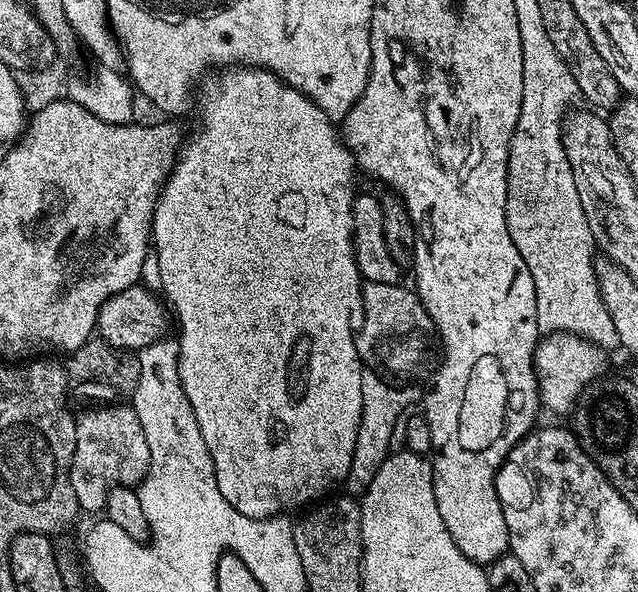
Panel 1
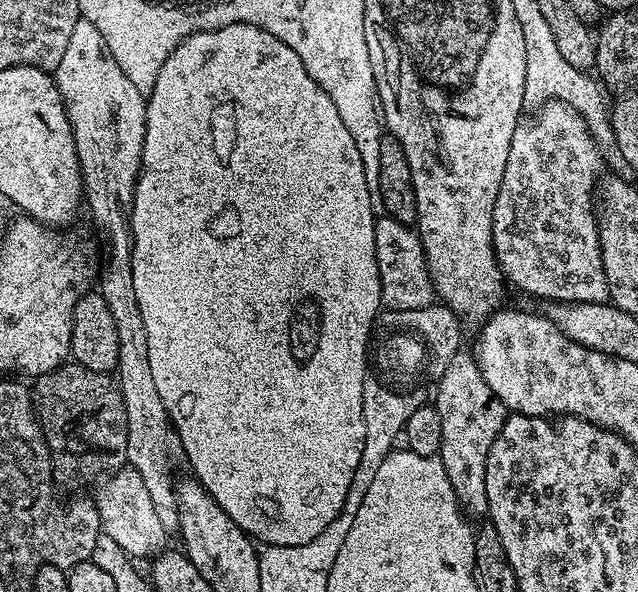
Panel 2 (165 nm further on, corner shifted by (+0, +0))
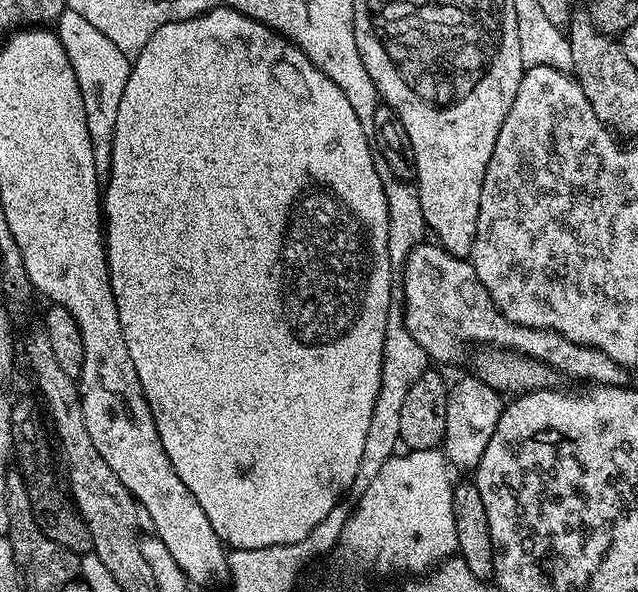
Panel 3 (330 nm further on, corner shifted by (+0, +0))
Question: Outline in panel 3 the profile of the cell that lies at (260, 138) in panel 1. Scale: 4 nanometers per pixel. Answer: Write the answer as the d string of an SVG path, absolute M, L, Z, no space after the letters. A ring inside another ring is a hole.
M215 8L203 12L201 16L186 18L178 22L170 22L154 34L150 34L150 42L131 61L132 69L126 82L126 90L122 90L122 103L118 106L118 122L114 122L114 142L112 143L112 161L102 188L102 227L104 242L108 250L108 277L114 294L114 302L118 306L118 322L122 326L122 338L126 338L126 350L130 350L130 362L134 362L134 370L138 374L138 382L144 391L146 402L152 411L152 417L158 430L158 438L164 447L164 453L170 458L178 478L186 482L186 490L198 498L198 506L202 506L206 518L210 518L210 526L218 538L224 541L229 549L245 548L258 550L266 546L282 546L302 542L334 510L336 504L345 499L351 489L354 478L358 474L358 462L362 462L362 449L366 447L366 430L370 430L370 414L374 414L374 402L378 398L378 390L382 382L382 346L386 342L386 322L388 311L392 305L392 285L394 283L394 266L390 262L388 249L388 203L382 178L378 178L376 156L373 145L362 130L362 122L358 122L358 114L354 114L354 106L350 106L350 98L318 70L310 62L310 58L295 42L265 24L259 24L233 8Z

